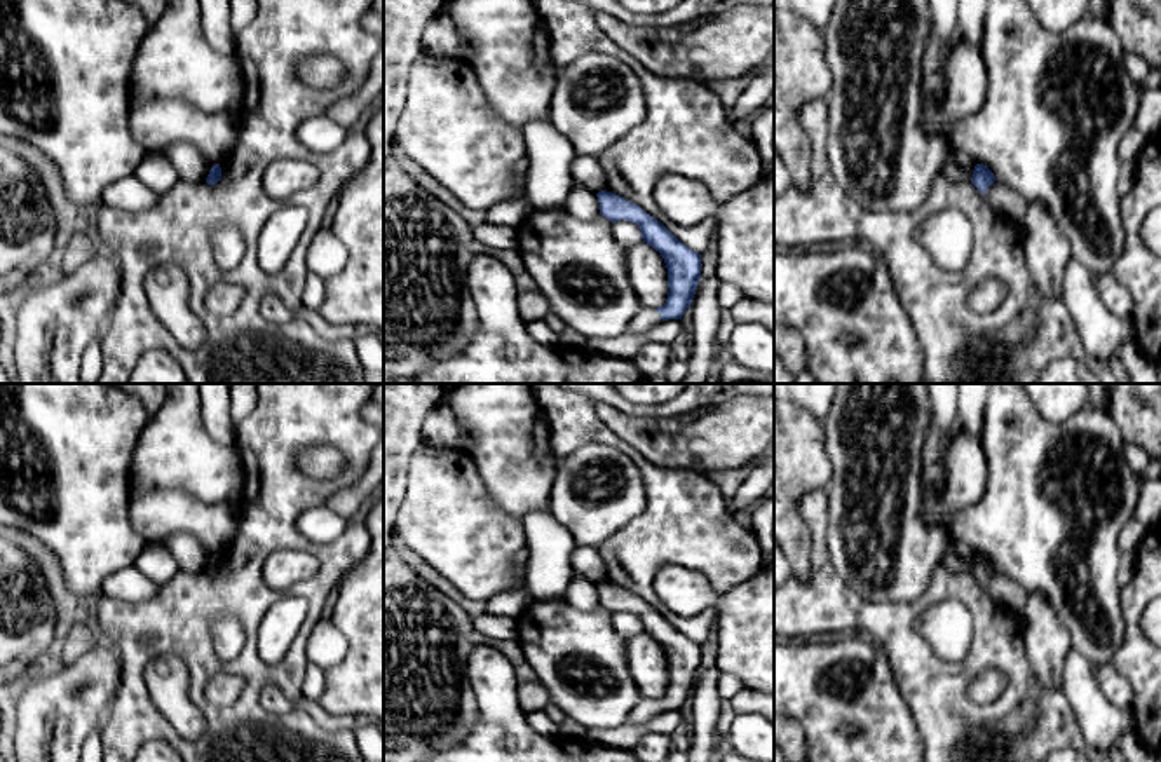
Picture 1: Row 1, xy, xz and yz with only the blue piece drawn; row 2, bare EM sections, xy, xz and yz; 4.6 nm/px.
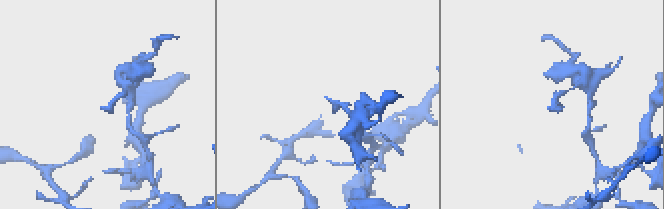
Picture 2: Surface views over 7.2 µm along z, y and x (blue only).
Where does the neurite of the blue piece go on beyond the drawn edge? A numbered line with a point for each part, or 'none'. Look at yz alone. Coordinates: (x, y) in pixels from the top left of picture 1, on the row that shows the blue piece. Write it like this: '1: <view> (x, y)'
none

